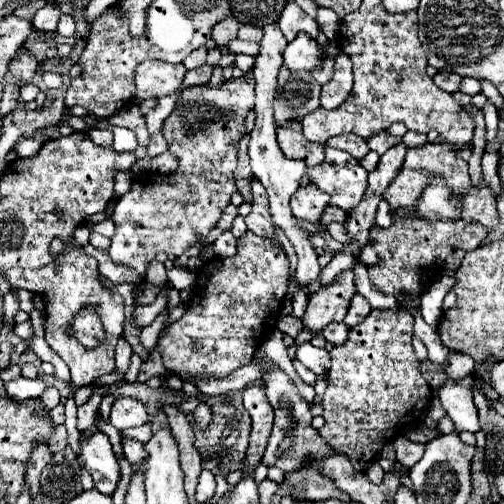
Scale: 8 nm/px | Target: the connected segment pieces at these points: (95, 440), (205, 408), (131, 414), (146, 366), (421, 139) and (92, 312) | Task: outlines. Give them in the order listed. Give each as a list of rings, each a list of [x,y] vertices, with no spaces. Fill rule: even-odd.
[[[96,430],[92,434],[80,432],[78,460],[94,478],[96,490],[112,496],[120,480],[120,466],[112,454],[112,444],[102,430]]]
[[[202,402],[202,404],[194,410],[194,418],[196,418],[196,422],[198,422],[200,426],[206,426],[206,424],[210,422],[210,416],[212,416],[212,408],[210,408],[210,404],[206,404],[206,402]]]
[[[118,398],[112,404],[110,410],[110,424],[114,424],[118,430],[126,430],[132,426],[142,426],[146,424],[148,414],[142,402],[134,398]]]
[[[152,350],[152,358],[146,360],[146,362],[142,362],[142,366],[140,366],[138,380],[140,380],[140,382],[146,382],[146,380],[152,378],[152,376],[164,376],[164,374],[168,376],[168,372],[166,372],[164,366],[162,366],[160,354],[158,354],[156,350]]]
[[[406,132],[402,142],[408,146],[408,148],[414,148],[414,146],[424,146],[428,140],[426,140],[426,134],[420,134],[420,132]]]
[[[96,306],[80,308],[80,312],[76,314],[70,328],[72,328],[72,336],[82,346],[100,346],[104,336],[106,336],[100,314],[96,312]]]

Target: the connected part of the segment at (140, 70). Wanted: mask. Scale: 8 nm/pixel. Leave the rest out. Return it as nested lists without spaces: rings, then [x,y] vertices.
[[[146,60],[136,68],[136,98],[142,102],[146,98],[168,96],[180,88],[186,74],[184,64],[168,64],[162,60]]]

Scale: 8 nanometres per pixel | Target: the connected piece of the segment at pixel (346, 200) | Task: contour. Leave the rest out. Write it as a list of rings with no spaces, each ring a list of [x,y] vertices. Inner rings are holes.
[[[326,146],[326,160],[308,172],[310,180],[330,194],[330,204],[352,210],[368,188],[368,172],[348,152]]]

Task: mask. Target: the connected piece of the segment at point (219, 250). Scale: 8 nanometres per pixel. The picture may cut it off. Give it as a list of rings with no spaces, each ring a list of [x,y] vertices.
[[[230,230],[222,232],[216,242],[212,244],[212,250],[214,254],[220,254],[220,256],[234,256],[236,254],[236,238]]]

